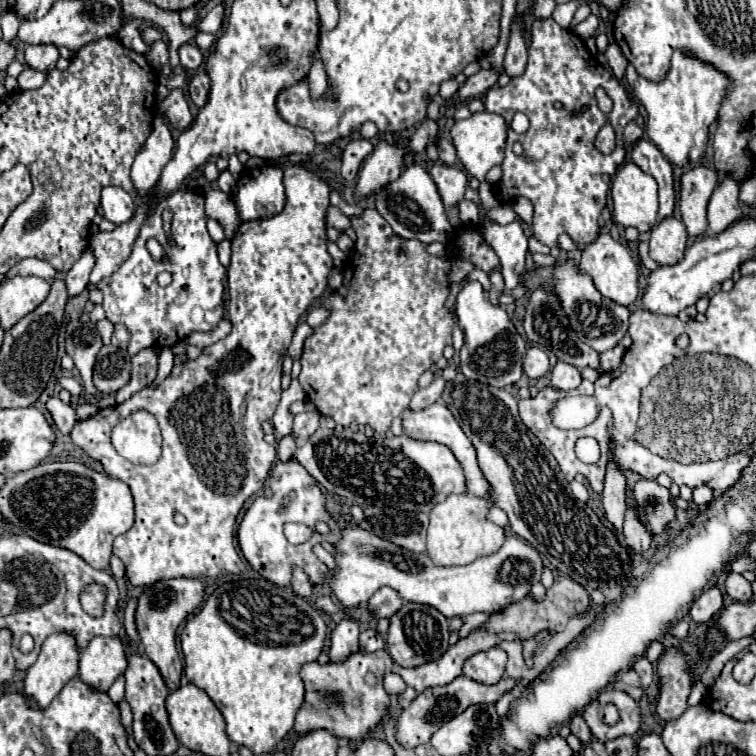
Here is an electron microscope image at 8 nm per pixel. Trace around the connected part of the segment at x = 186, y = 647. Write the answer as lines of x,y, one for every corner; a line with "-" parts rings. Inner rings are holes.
238,579
220,585
180,633
188,681
204,689
222,711
228,737
238,745
246,745
252,753
270,753
294,727
294,717
304,701
300,669
320,657
324,639
326,623
320,613
292,589
282,589
268,579

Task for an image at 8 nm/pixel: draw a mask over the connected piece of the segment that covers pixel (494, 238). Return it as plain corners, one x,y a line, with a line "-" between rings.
522,219
508,223
504,227
484,227
486,241
494,247
502,263
502,277
508,289
518,287
520,273
524,271
524,259
528,253
528,237
522,229

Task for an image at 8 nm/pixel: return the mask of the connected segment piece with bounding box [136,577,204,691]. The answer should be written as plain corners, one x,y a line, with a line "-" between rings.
198,577
162,579
152,587
146,587
138,597
136,625
138,625
140,641
144,643
146,657
154,661
154,665
160,669
166,685
172,691
180,687
183,672
183,661
178,659
178,649
176,649
176,629
202,603
202,597
204,597
204,583

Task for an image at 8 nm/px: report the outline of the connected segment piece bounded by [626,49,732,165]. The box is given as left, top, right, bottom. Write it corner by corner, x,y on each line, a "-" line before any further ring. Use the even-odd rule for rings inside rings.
676,49
664,81
648,81
640,77
634,65
626,67
626,79
636,99
644,105
648,113
646,133
650,141
664,153
670,163
696,163
706,151
708,127
718,117
724,93
728,93
728,89
732,87
728,75
720,73
720,69
708,65
706,61
700,61
698,57
684,53
684,49

